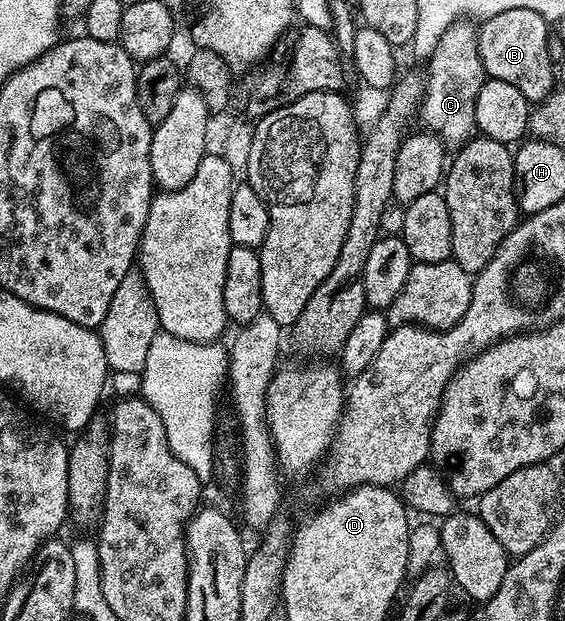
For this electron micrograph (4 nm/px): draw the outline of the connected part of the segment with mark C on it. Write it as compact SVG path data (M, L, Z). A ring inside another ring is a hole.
M462 20L443 32L439 44L435 44L435 52L427 59L429 78L427 74L420 113L423 118L425 114L425 122L429 125L426 127L449 144L464 143L474 133L475 100L487 77L477 50L478 31L469 26L472 25Z

